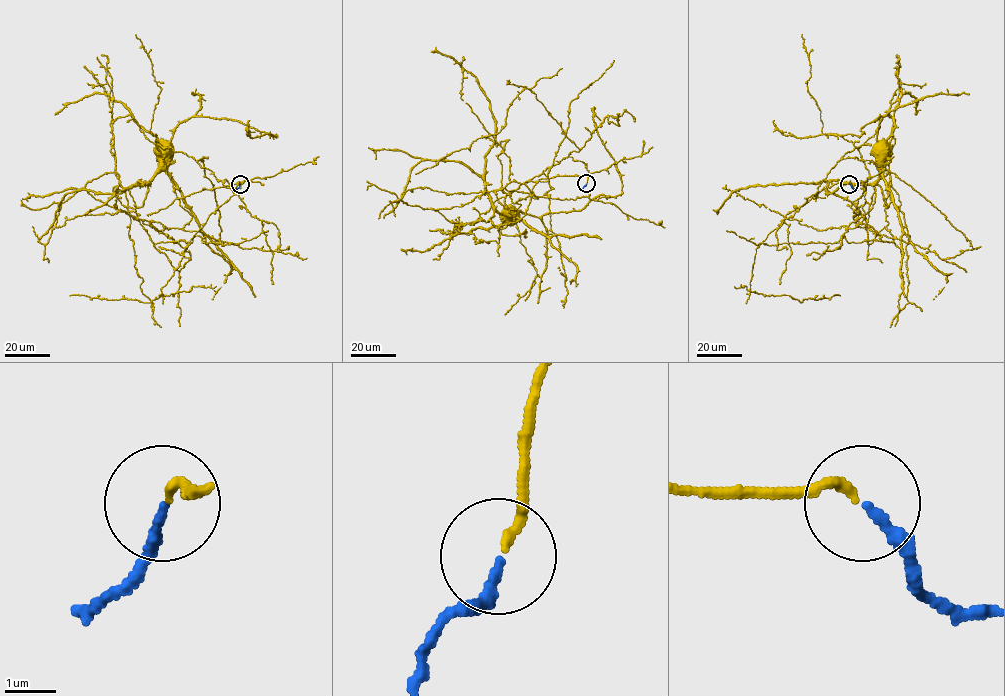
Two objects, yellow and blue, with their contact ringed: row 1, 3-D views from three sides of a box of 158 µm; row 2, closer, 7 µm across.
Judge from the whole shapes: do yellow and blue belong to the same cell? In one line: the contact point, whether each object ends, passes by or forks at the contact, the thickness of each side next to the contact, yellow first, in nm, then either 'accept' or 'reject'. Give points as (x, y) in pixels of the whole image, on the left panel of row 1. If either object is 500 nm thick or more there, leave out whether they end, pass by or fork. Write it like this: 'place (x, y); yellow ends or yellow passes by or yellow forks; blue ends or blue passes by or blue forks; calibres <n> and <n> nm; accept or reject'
place (240, 184); yellow ends; blue ends; calibres 170 and 170 nm; accept

